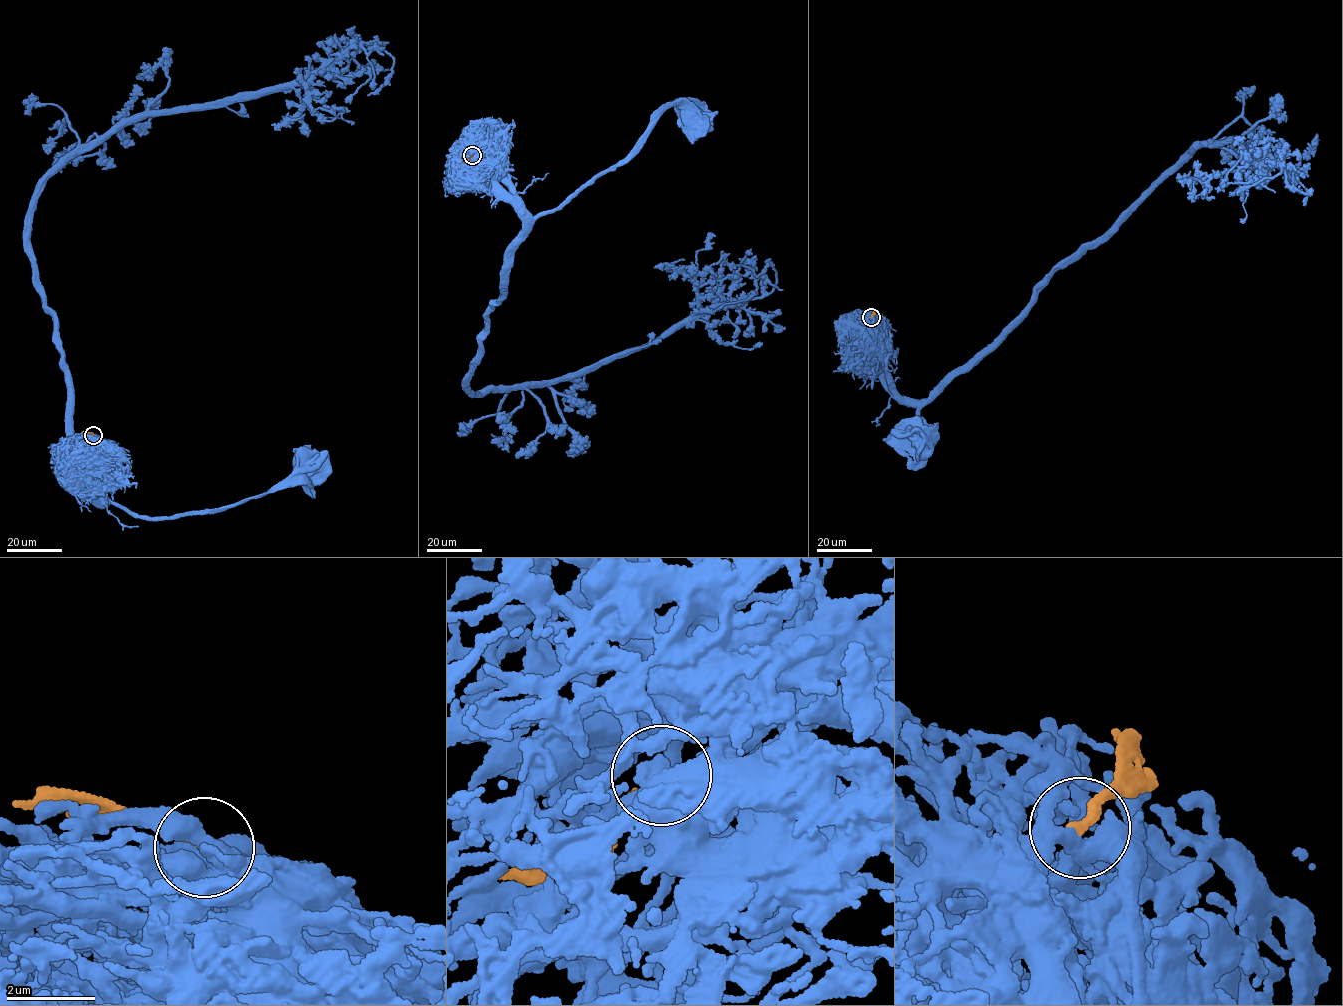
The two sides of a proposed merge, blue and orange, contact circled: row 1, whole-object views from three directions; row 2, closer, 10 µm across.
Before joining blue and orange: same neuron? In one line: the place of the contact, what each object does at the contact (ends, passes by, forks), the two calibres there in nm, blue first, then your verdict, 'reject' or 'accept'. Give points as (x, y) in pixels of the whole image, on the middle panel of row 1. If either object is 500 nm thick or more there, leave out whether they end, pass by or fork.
at (472, 155); blue forks there; orange ends there; 400 nm thick on the blue side, 280 nm on the other; accept

